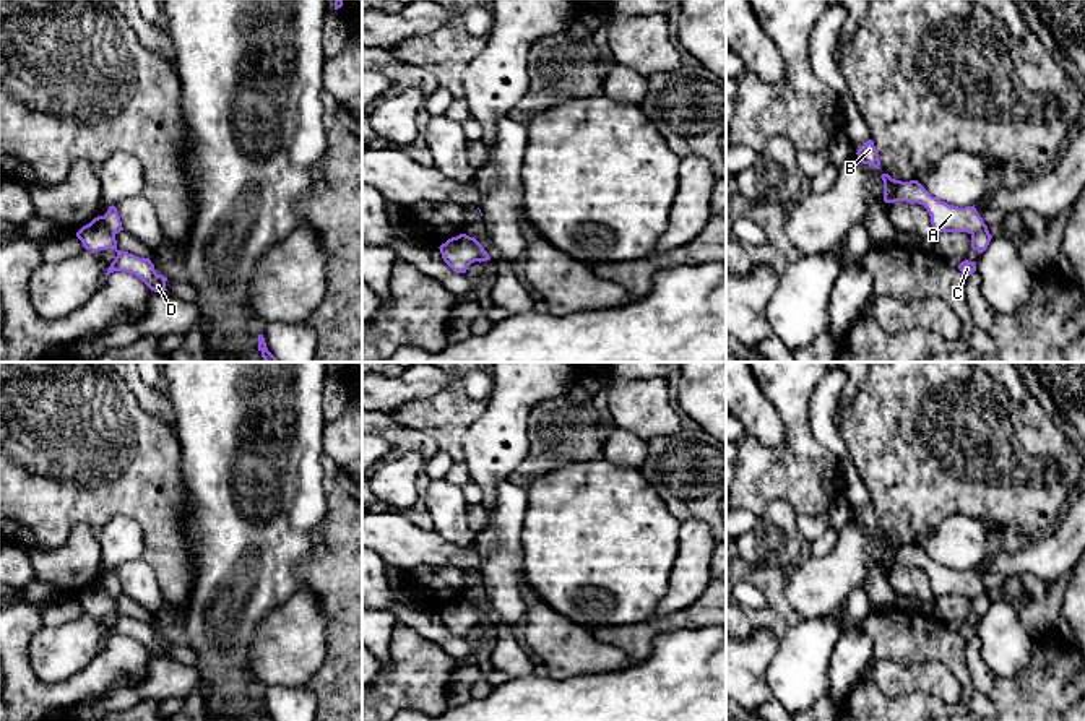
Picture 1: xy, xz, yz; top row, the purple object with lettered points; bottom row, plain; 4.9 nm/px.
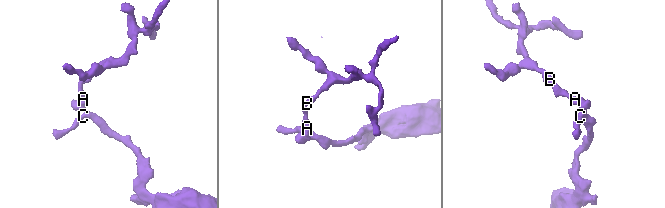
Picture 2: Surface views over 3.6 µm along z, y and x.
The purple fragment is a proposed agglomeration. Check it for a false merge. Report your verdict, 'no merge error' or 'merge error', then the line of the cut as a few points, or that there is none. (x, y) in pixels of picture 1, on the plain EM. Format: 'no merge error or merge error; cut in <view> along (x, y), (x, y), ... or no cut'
merge error; cut in xz along (468, 601), (478, 611), (479, 624)

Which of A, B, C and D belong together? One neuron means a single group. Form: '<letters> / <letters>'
A B / C D

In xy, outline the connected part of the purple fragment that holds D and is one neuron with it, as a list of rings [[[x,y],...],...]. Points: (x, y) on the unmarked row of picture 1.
[[[101,580],[94,581],[89,588],[83,589],[76,601],[83,611],[91,615],[112,612],[117,615],[115,624],[107,632],[106,641],[114,635],[125,635],[140,641],[151,654],[162,656],[166,653],[167,641],[158,638],[149,622],[140,622],[133,617],[117,612],[115,598],[107,594]]]

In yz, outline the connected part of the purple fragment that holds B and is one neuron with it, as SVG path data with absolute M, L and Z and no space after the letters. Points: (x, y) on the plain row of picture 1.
M872 503L866 505L866 507L858 513L856 518L858 518L858 521L861 523L862 528L869 528L869 529L874 529L875 533L879 533L880 525L879 525L879 518L877 518L877 513L875 513Z

